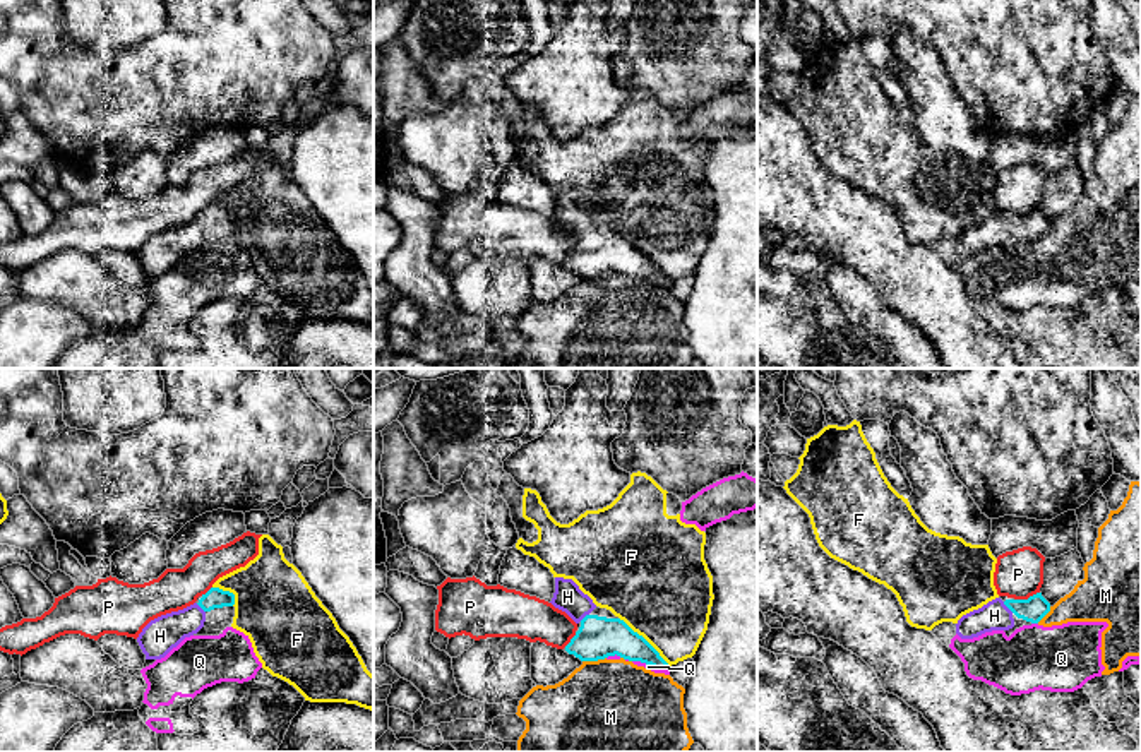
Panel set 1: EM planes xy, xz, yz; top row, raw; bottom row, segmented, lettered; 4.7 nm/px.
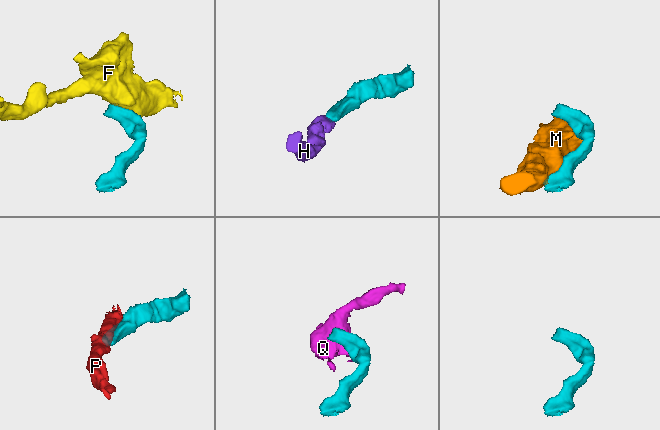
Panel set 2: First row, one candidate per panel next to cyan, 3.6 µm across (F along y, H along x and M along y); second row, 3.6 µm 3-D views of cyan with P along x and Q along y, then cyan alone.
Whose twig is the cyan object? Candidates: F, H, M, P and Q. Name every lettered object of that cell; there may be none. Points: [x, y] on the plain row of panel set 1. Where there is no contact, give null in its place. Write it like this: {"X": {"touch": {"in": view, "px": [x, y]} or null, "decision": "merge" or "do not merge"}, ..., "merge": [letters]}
{"F": {"touch": {"in": "xz", "px": [645, 256]}, "decision": "do not merge"}, "H": {"touch": {"in": "yz", "px": [1008, 223]}, "decision": "merge"}, "M": {"touch": {"in": "xz", "px": [593, 276]}, "decision": "do not merge"}, "P": {"touch": {"in": "yz", "px": [1028, 214]}, "decision": "do not merge"}, "Q": {"touch": {"in": "xz", "px": [651, 281]}, "decision": "do not merge"}, "merge": ["H"]}

